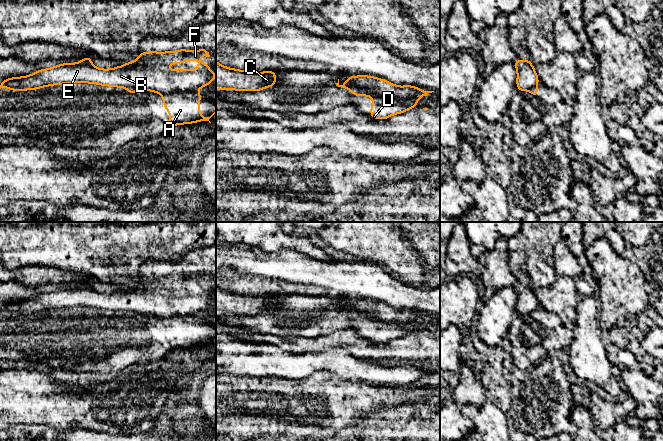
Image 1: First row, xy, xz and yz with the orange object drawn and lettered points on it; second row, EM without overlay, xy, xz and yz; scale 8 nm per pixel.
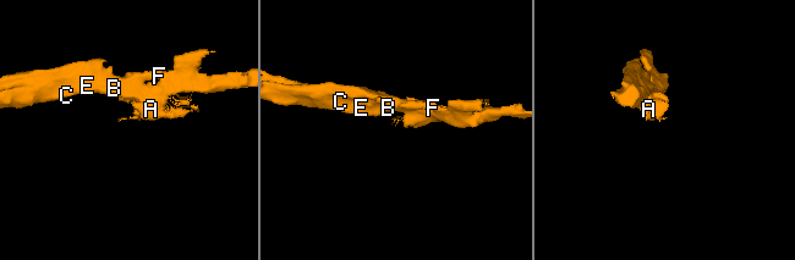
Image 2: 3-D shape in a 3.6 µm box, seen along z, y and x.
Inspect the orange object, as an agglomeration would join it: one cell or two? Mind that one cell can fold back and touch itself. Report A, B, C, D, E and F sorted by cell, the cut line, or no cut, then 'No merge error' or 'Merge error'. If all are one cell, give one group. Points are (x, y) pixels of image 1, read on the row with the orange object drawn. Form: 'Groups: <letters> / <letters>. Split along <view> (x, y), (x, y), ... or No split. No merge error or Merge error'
Groups: A D / B C E F. Split along xz (351, 88), (400, 99), (407, 99), (419, 92), (426, 93). Merge error

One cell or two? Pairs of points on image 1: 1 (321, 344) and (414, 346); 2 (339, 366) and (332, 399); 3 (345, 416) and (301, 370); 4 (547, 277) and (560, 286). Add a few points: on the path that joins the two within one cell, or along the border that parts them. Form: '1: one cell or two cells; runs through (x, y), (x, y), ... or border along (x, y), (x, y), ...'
1: one cell; runs through (344, 342), (352, 342), (362, 349), (391, 349)
2: two cells; border along (314, 372), (329, 371), (346, 380), (360, 381)
3: two cells; border along (330, 372), (315, 371), (298, 379), (283, 377)
4: two cells; border along (557, 275), (550, 285), (538, 287)

